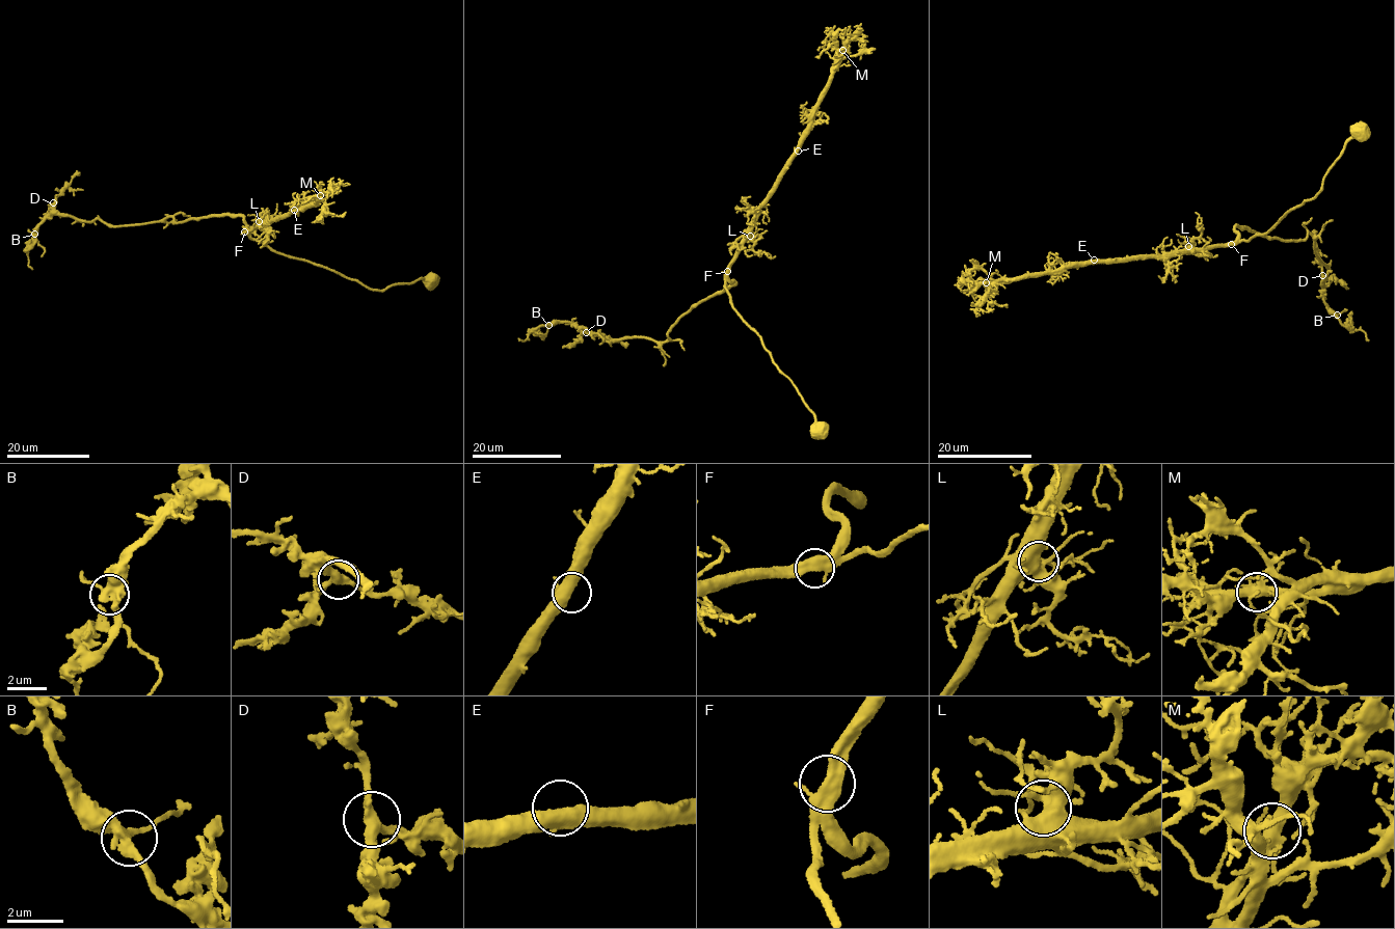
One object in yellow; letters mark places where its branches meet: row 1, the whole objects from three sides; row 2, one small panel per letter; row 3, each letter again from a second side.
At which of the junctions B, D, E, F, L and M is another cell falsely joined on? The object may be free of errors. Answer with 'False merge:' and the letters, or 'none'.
False merge: none

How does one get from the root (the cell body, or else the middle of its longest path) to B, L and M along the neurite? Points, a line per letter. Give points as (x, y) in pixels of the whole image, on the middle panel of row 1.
B: (821, 430), (733, 308), (725, 283), (733, 280), (691, 305), (660, 344), (548, 325)
L: (821, 430), (790, 379), (778, 371), (760, 335), (733, 308), (725, 288), (730, 264), (750, 236)
M: (821, 430), (760, 335), (733, 308), (724, 278), (808, 134), (842, 50)

